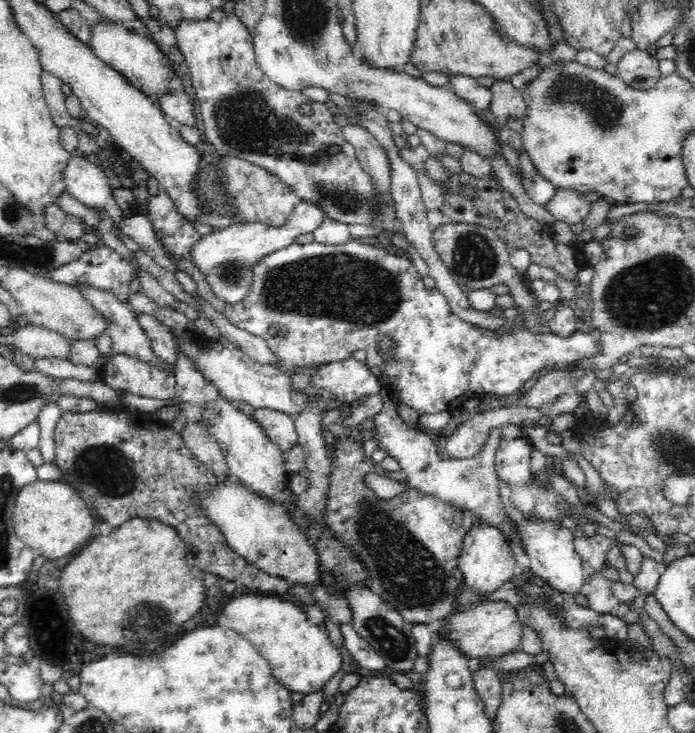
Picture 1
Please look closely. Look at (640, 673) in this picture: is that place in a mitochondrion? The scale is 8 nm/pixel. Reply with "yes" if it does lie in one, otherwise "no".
no

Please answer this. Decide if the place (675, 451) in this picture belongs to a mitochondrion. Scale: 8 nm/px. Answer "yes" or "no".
yes

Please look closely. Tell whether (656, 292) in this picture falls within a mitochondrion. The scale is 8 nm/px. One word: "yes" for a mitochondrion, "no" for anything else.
yes

